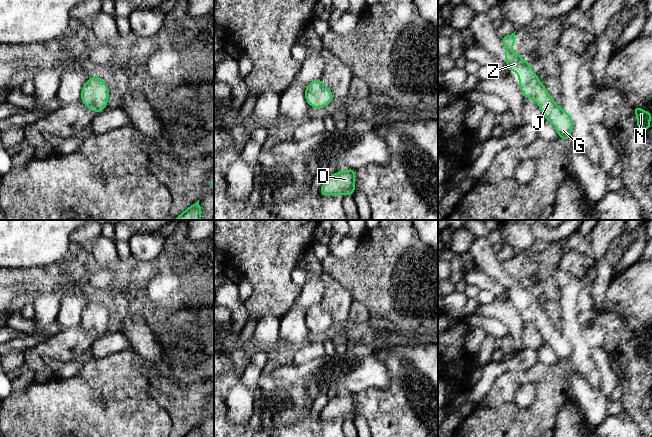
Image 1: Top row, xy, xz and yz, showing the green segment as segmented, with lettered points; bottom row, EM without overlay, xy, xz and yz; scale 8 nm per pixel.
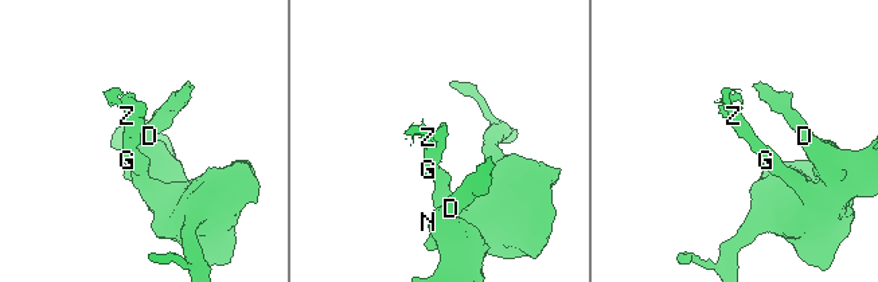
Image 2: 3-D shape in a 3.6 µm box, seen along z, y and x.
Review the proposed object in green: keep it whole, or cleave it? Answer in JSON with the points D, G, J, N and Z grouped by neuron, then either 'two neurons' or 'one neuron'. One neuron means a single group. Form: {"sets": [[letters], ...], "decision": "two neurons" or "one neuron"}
{"sets": [["D", "G", "J", "N", "Z"]], "decision": "one neuron"}

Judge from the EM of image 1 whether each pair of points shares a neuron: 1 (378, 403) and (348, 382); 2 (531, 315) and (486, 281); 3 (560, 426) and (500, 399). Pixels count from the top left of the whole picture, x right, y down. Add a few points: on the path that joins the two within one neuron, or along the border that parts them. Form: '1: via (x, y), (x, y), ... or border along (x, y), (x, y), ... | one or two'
1: border along (384, 388), (366, 388), (355, 393) | two
2: border along (475, 265), (495, 279) | two
3: border along (563, 401), (559, 406), (556, 420), (552, 425) | two

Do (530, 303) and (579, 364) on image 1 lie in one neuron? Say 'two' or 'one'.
two

